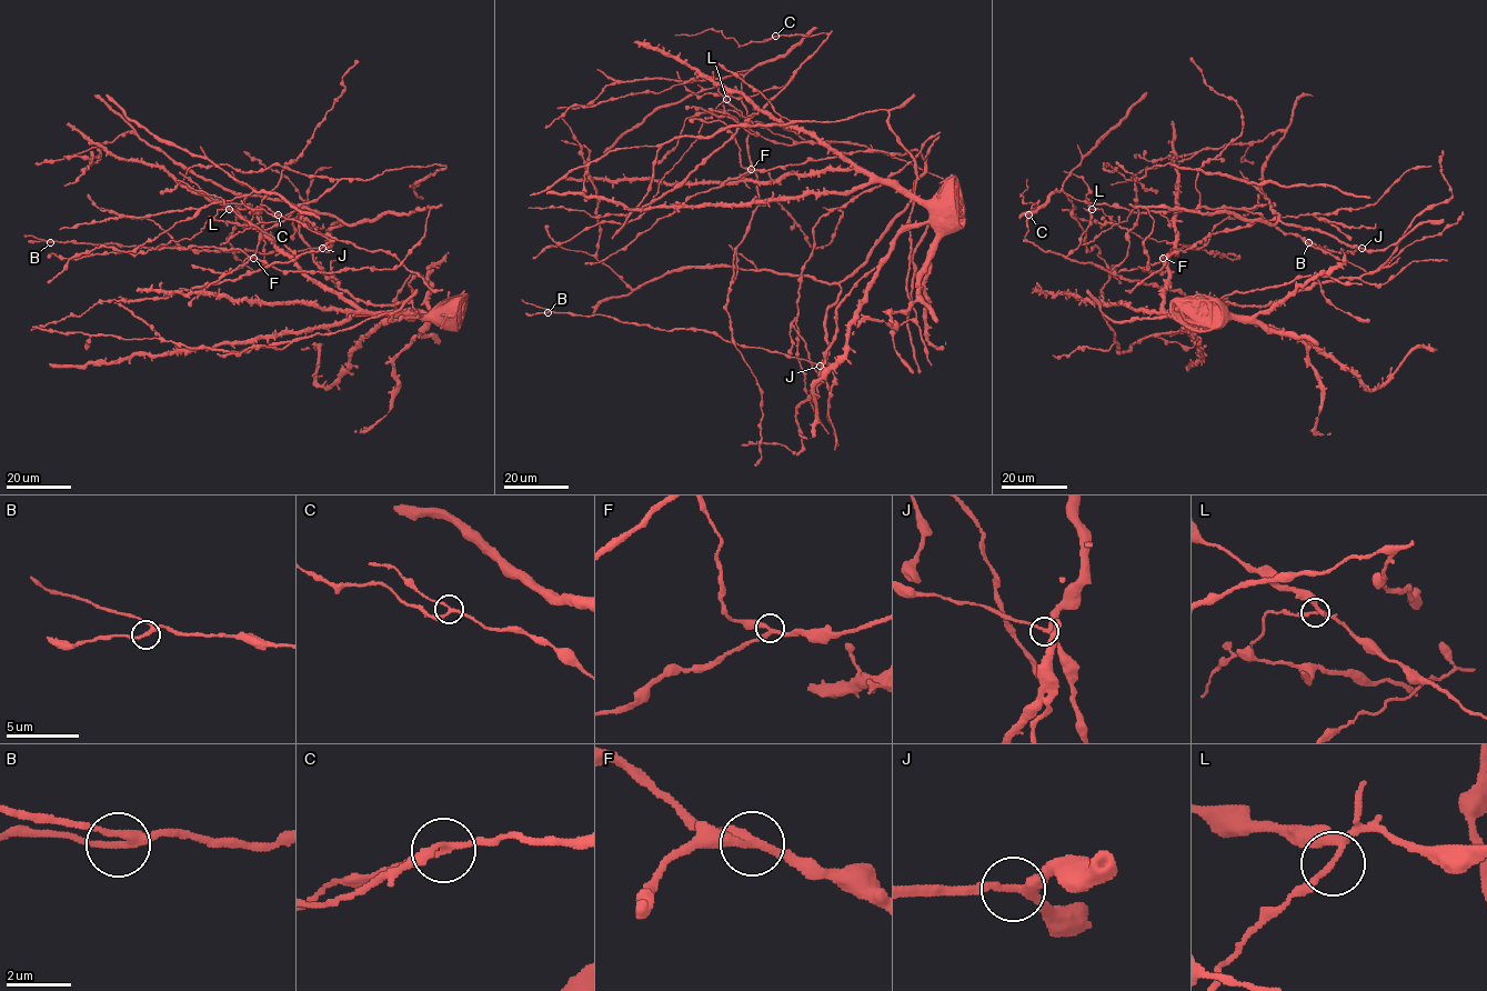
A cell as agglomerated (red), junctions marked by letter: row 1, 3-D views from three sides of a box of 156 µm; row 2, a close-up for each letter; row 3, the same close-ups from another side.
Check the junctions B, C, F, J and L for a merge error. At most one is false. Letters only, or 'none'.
L

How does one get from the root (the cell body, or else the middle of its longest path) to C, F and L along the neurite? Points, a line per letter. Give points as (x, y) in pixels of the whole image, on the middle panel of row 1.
C: (762, 108), (827, 34), (775, 36)
F: (762, 108), (794, 74), (780, 88), (751, 97), (729, 96), (661, 180), (650, 206), (684, 203), (751, 169)
L: (762, 108), (794, 74), (780, 88), (751, 97), (729, 96), (725, 99)

